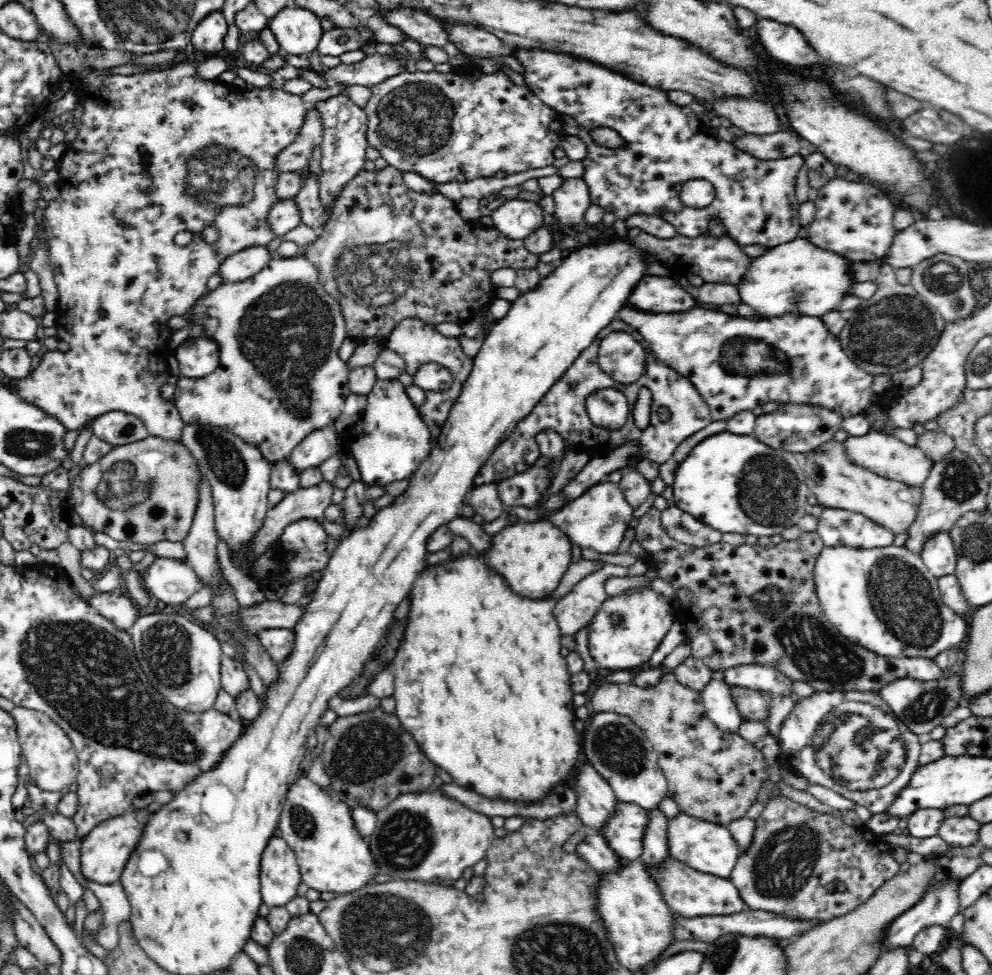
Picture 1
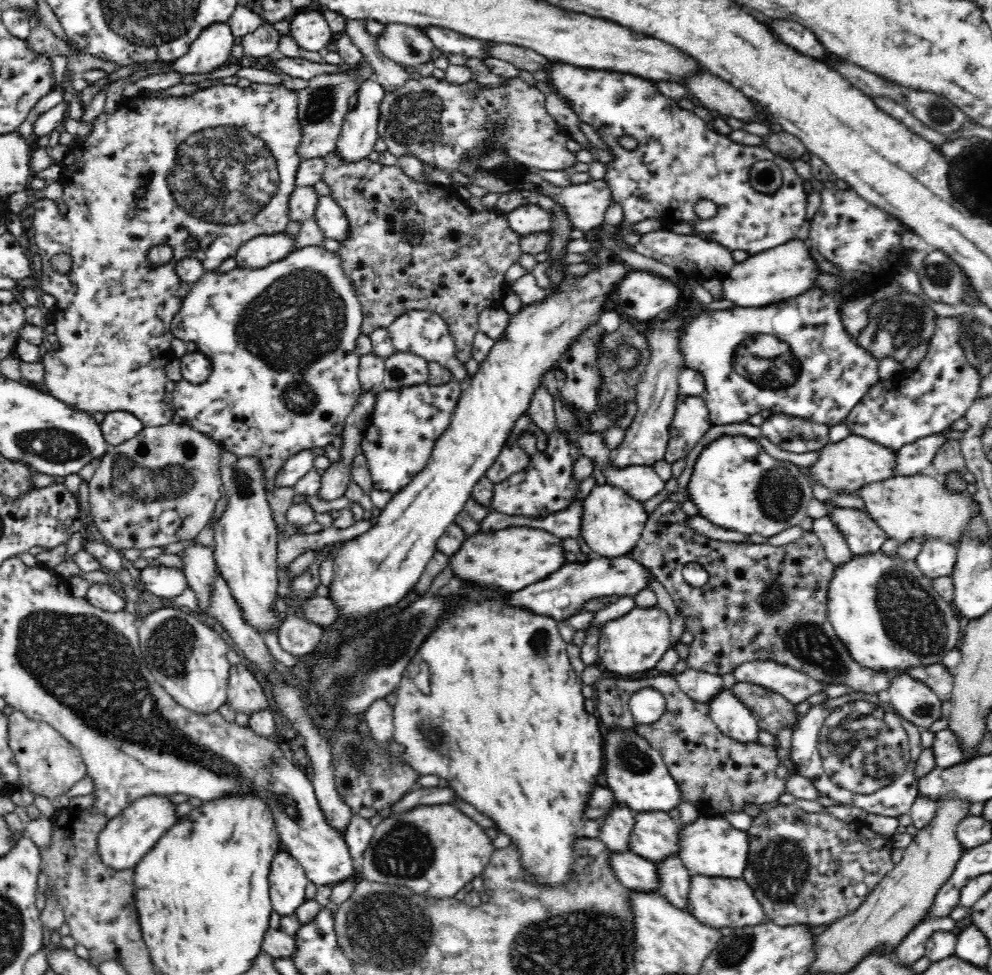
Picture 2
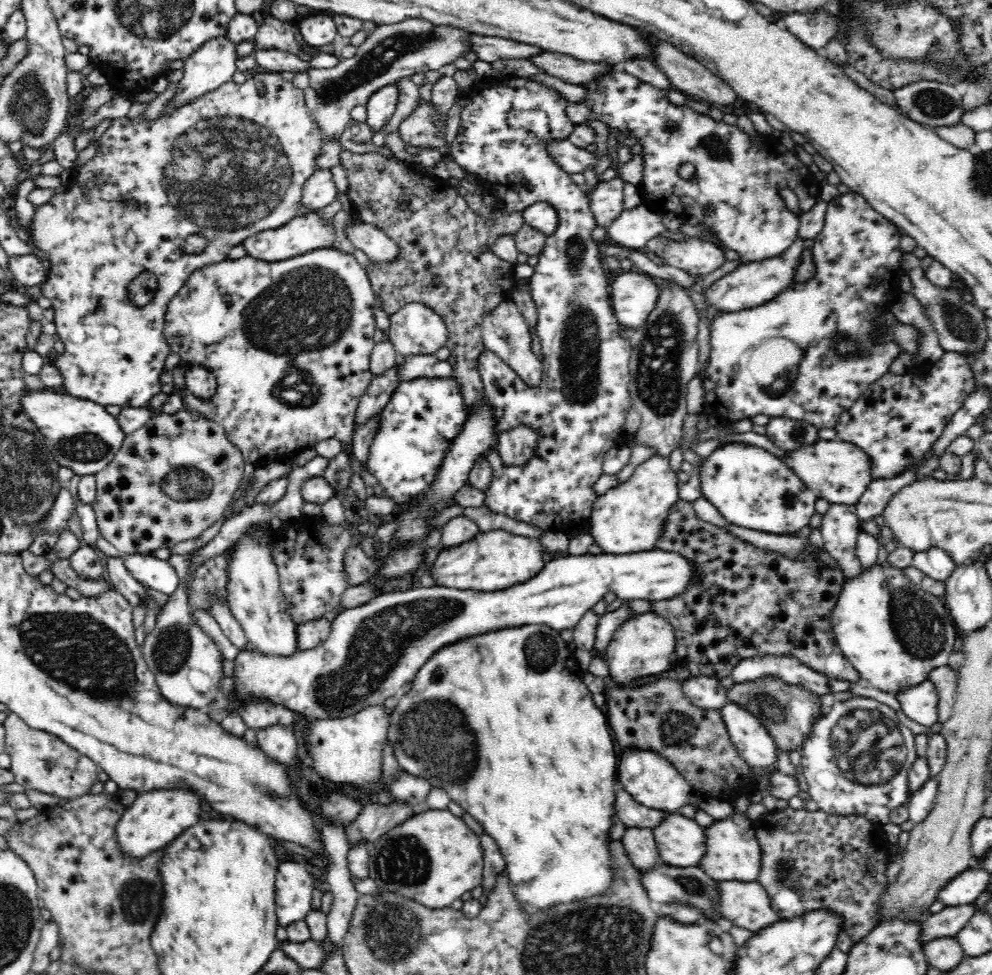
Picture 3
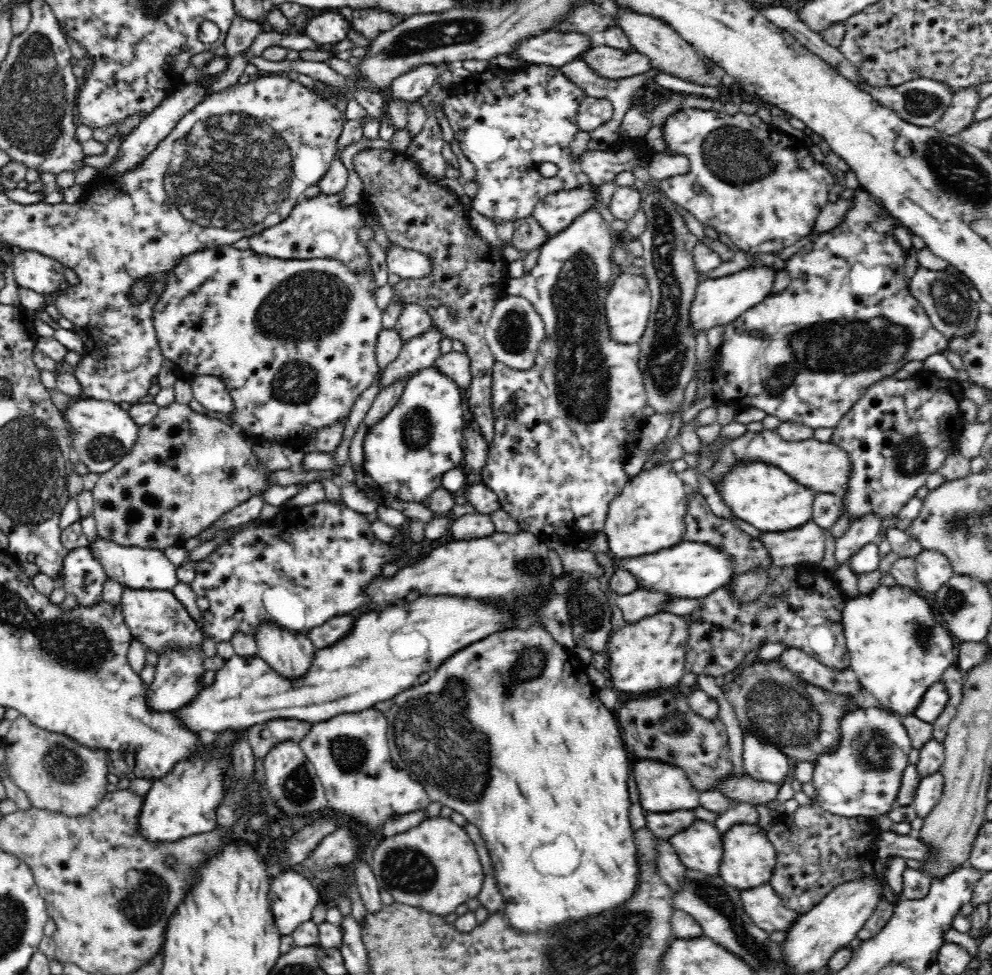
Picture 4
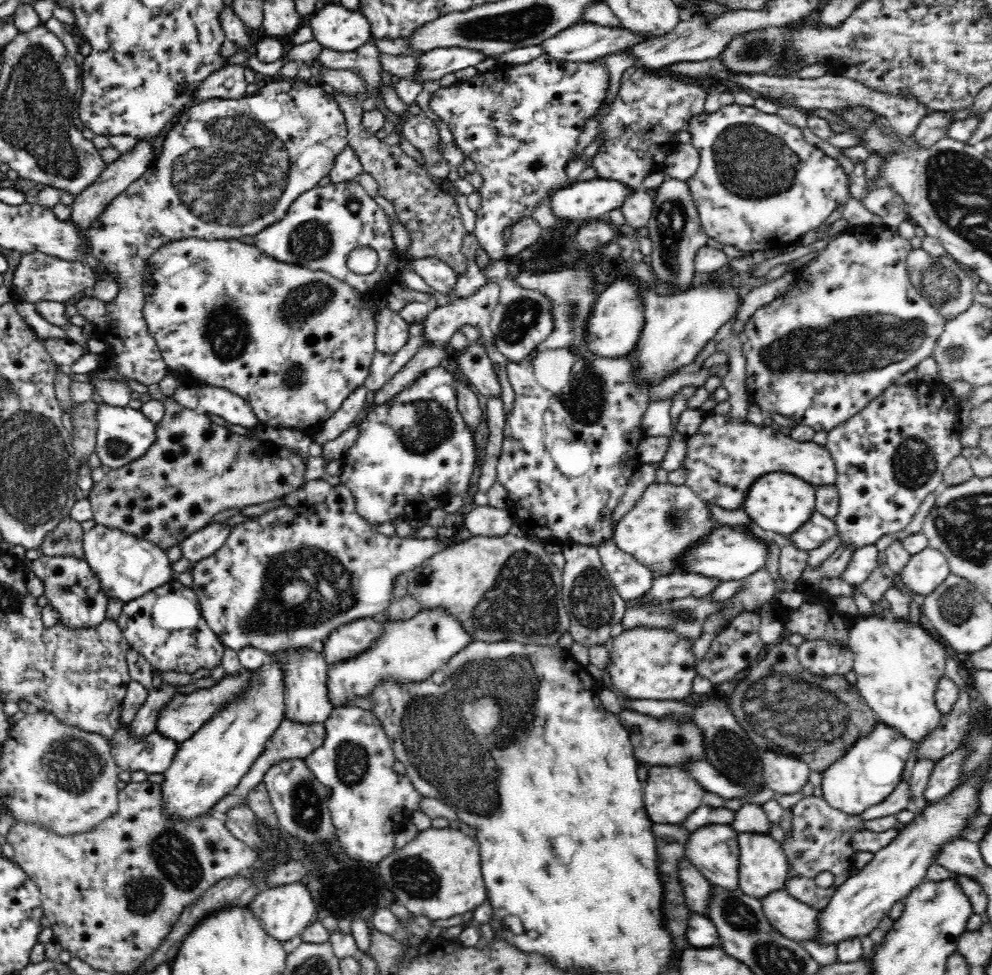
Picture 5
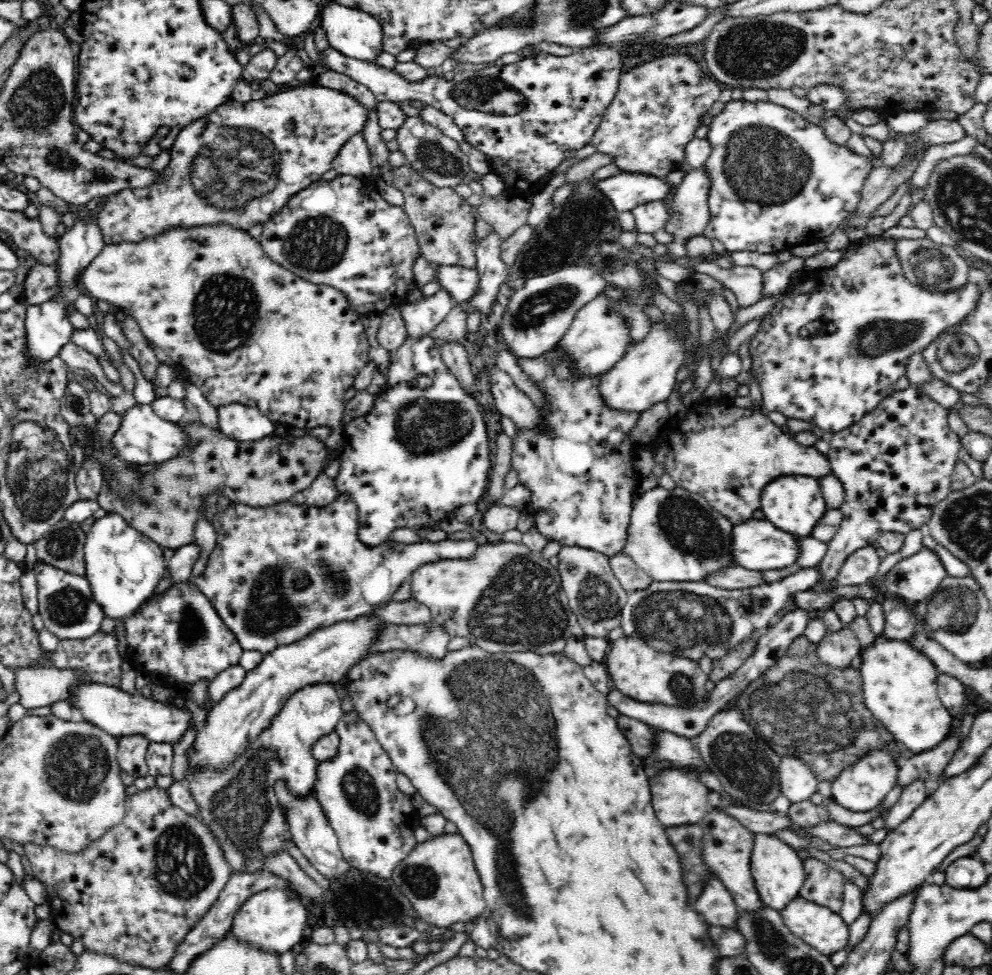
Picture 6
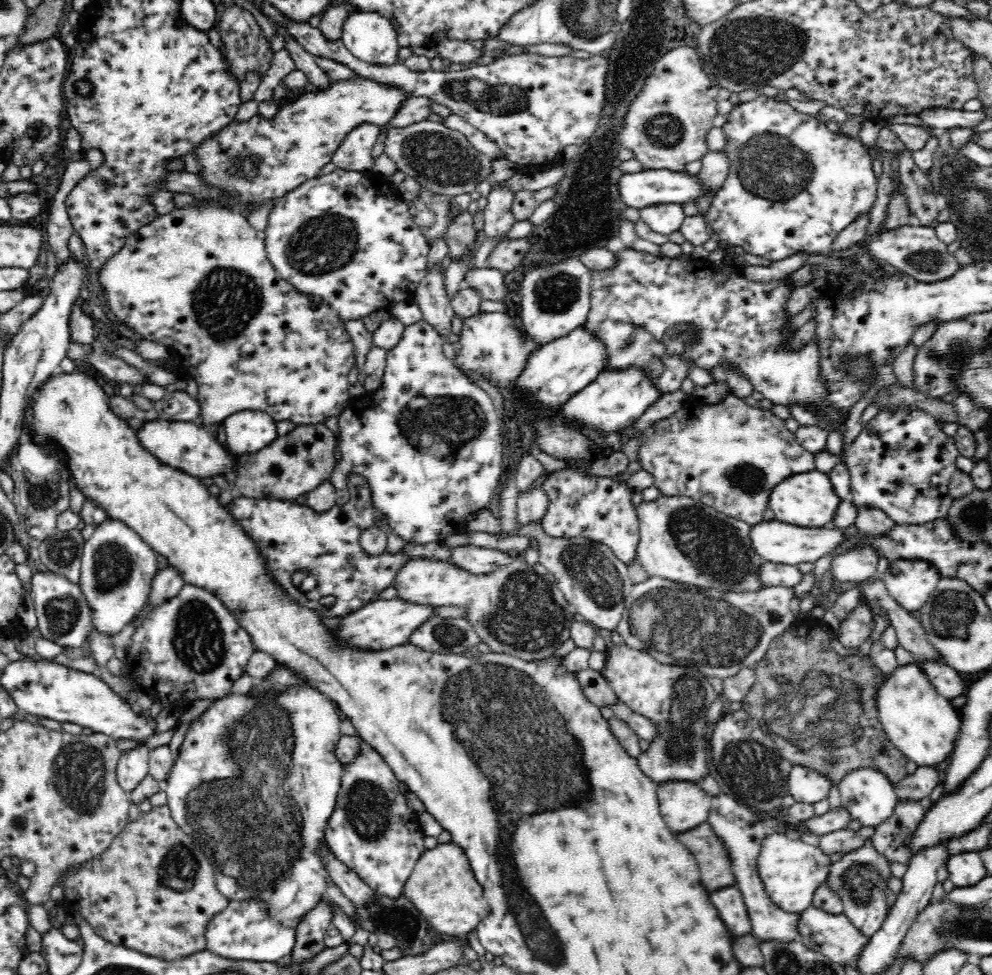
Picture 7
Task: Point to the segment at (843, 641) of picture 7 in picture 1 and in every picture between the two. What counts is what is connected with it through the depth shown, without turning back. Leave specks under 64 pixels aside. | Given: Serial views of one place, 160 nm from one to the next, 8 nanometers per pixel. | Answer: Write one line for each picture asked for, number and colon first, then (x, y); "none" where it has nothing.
1: (757, 677)
2: (793, 685)
3: (791, 670)
4: (805, 667)
5: (818, 657)
6: (837, 649)

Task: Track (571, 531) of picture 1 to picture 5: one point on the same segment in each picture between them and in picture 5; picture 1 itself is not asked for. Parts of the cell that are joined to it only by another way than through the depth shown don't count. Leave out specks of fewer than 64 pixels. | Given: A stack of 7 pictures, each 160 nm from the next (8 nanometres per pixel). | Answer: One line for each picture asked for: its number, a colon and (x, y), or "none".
2: (611, 524)
3: (627, 518)
4: (648, 516)
5: (668, 518)

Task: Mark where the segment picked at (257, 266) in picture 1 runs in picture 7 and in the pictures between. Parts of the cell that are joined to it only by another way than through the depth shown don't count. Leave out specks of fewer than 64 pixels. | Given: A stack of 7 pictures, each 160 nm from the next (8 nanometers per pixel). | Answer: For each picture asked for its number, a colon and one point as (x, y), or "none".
2: (259, 252)
3: (303, 233)
4: (323, 226)
5: (324, 224)
6: (342, 233)
7: (347, 237)

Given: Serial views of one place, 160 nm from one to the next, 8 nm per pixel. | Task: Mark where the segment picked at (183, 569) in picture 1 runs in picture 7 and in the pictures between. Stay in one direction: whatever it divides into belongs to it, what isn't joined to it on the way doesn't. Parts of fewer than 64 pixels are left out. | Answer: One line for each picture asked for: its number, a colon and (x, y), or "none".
2: (164, 581)
3: (150, 571)
4: (134, 567)
5: (127, 566)
6: (123, 566)
7: (117, 569)

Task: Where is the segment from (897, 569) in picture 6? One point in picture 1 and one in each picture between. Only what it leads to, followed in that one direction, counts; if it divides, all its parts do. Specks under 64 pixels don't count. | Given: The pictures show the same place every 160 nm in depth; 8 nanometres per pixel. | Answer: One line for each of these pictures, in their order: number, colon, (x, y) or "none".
1: (938, 554)
2: (937, 558)
3: (937, 563)
4: (933, 569)
5: (925, 571)

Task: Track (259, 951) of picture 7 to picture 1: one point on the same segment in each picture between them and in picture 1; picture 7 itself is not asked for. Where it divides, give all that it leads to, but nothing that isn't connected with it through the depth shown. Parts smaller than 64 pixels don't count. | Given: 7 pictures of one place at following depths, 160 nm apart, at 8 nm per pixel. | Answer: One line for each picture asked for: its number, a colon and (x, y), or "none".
1: (280, 875)
2: (287, 881)
3: (294, 882)
4: (293, 897)
5: (285, 910)
6: (273, 920)

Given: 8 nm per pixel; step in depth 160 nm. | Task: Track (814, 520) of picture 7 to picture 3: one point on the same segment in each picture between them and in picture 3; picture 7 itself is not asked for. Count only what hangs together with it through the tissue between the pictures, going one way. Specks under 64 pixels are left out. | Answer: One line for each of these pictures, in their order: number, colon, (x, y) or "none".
3: (750, 487)
4: (763, 495)
5: (781, 502)
6: (793, 504)

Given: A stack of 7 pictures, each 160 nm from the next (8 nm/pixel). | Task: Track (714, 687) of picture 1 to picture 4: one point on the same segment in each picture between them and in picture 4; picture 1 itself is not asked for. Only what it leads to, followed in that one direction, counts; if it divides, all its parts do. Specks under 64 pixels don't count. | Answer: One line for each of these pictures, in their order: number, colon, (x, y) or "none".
2: (733, 719)
3: (755, 745)
4: (762, 761)

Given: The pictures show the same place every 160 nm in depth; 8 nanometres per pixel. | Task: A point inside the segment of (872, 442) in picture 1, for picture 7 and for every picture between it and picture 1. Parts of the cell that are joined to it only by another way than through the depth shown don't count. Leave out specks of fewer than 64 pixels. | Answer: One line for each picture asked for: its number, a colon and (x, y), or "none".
2: (844, 466)
3: (838, 471)
4: (824, 467)
5: (724, 457)
6: (726, 454)
7: (730, 456)

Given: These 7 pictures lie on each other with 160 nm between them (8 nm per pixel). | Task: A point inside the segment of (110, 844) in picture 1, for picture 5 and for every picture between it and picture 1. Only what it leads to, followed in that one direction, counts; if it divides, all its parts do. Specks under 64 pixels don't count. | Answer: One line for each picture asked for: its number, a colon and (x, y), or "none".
2: (125, 840)
3: (154, 819)
4: (183, 803)
5: (209, 765)

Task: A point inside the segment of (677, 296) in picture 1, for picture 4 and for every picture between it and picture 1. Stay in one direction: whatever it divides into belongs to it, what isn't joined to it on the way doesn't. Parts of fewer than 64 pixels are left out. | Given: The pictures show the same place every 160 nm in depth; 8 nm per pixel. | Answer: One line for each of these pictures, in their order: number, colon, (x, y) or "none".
2: (642, 295)
3: (634, 294)
4: (628, 303)

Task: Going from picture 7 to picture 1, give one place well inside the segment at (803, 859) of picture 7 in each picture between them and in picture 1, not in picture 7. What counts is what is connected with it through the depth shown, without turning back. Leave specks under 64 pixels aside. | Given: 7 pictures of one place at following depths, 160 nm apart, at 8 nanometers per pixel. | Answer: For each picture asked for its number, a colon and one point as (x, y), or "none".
1: (706, 847)
2: (710, 846)
3: (733, 853)
4: (749, 859)
5: (763, 868)
6: (778, 872)

